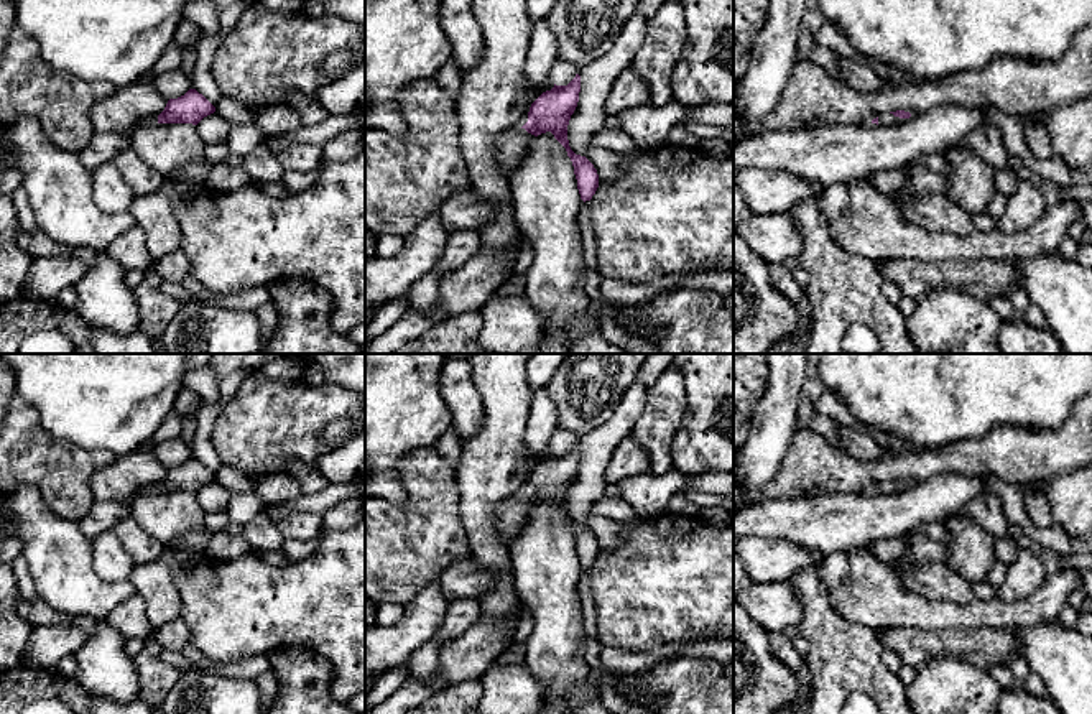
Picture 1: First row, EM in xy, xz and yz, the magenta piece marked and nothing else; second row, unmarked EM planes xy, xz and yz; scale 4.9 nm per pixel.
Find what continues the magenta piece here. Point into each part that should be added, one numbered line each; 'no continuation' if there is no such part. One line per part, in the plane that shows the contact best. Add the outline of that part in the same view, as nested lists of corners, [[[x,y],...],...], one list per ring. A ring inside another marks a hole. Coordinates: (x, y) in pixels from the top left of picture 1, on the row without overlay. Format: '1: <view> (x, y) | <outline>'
1: yz (885, 487) | [[[885,480],[878,485],[878,492],[880,494],[895,494],[895,492],[901,492],[901,490],[906,490],[908,487],[900,487],[900,485],[895,485],[893,482],[890,480]]]

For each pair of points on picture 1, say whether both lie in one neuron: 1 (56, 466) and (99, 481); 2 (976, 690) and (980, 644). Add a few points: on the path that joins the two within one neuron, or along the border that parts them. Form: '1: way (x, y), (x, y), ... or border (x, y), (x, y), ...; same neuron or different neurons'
1: border (117, 456), (92, 474), (92, 499); different neurons
2: border (939, 657), (957, 657), (985, 670); different neurons

